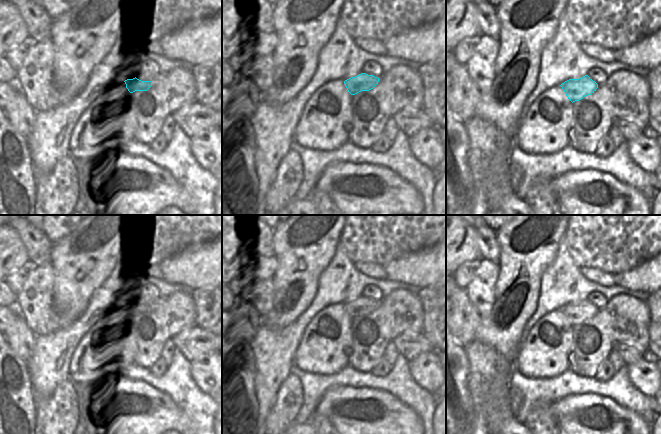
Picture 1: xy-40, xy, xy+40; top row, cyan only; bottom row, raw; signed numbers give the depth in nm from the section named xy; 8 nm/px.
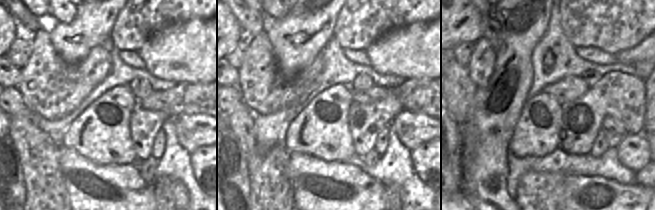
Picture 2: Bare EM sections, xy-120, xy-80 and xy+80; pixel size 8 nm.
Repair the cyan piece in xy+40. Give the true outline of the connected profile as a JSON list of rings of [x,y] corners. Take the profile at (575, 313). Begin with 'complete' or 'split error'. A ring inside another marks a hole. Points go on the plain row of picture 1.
complete | [[[588,299],[579,303],[569,303],[560,309],[568,323],[573,327],[591,319],[598,312],[598,308]]]

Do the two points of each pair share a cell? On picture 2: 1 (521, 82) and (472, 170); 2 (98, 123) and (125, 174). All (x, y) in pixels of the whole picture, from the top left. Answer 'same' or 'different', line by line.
1: same
2: different

